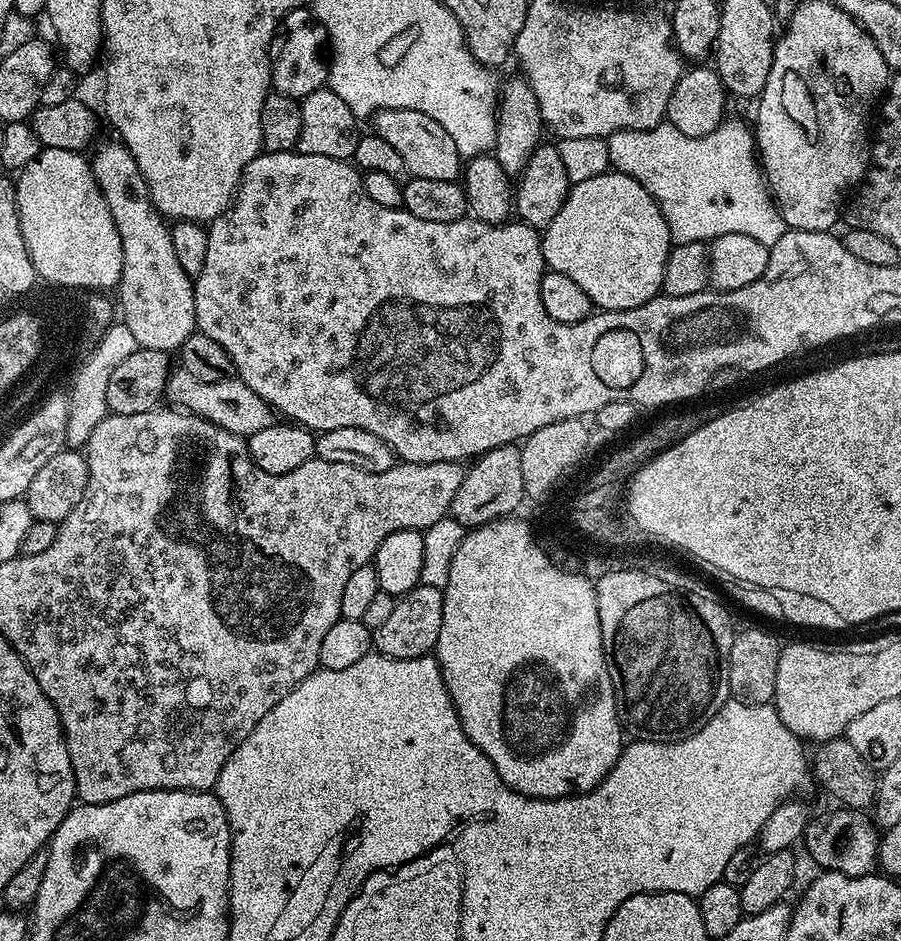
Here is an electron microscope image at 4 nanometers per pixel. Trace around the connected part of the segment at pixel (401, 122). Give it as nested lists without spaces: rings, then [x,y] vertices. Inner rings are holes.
[[[382,108],[375,113],[375,135],[386,138],[398,154],[402,154],[402,162],[406,162],[409,173],[418,178],[438,178],[439,180],[456,180],[462,172],[462,157],[458,154],[458,146],[454,146],[454,138],[434,122],[434,118],[426,118],[418,110],[405,108]]]

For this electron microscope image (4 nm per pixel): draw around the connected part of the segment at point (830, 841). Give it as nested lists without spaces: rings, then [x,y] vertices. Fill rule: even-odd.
[[[836,806],[833,812],[813,815],[805,826],[802,847],[817,864],[817,869],[841,872],[847,876],[867,876],[877,867],[876,855],[880,838],[878,829],[863,811]]]

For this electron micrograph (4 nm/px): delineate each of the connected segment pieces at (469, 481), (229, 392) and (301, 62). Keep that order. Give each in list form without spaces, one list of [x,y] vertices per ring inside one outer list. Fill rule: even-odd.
[[[503,444],[471,461],[462,478],[462,486],[458,486],[458,494],[454,494],[450,516],[463,524],[465,529],[481,528],[484,524],[511,517],[515,513],[512,511],[525,500],[519,447],[516,444]]]
[[[177,367],[168,373],[168,384],[164,394],[169,405],[185,412],[193,412],[203,420],[214,422],[236,436],[250,437],[258,434],[258,430],[266,430],[274,422],[274,410],[250,386],[246,386],[239,378],[229,378],[218,382],[198,382],[198,378],[186,374],[186,370]]]
[[[307,7],[292,8],[281,20],[276,38],[272,42],[270,63],[272,65],[272,88],[294,98],[297,102],[314,90],[325,87],[328,78],[326,63],[326,30]]]

